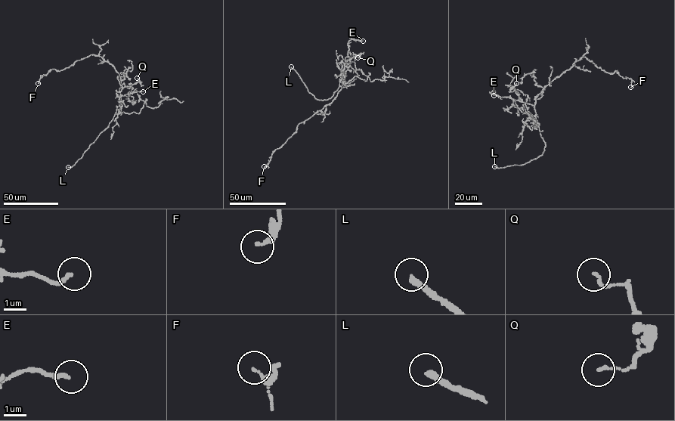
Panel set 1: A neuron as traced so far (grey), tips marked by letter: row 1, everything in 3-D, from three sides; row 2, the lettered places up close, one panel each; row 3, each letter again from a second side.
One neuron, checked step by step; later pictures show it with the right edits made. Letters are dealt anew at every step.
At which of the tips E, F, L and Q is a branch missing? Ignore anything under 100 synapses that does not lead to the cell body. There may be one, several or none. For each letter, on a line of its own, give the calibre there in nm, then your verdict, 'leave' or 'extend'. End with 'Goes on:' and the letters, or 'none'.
E: 170 nm thick; leave
F: 170 nm thick; leave
L: 280 nm thick; extend
Q: 110 nm thick; leave
Goes on: L

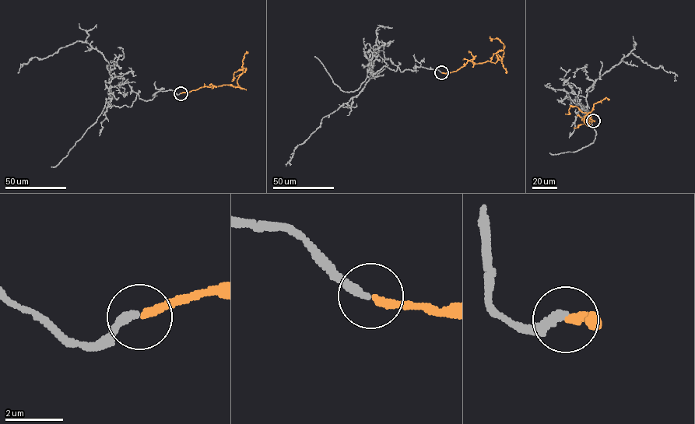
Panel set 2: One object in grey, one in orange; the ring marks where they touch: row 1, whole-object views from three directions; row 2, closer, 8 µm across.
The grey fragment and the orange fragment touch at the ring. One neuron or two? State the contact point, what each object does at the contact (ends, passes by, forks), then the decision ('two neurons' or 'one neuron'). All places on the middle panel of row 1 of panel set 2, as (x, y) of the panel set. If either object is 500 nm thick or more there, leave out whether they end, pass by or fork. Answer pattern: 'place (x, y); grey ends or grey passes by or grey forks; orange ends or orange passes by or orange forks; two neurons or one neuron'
place (441, 72); grey ends; orange ends; one neuron

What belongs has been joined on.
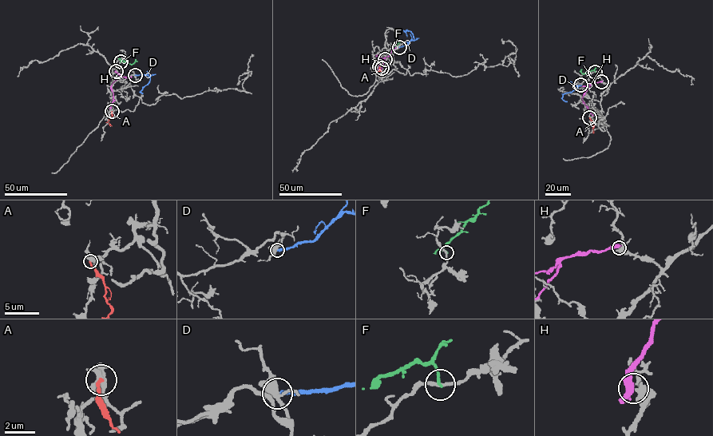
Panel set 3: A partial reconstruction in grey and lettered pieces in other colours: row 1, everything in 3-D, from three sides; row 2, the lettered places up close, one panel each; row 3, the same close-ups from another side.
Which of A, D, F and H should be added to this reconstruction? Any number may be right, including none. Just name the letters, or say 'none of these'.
none of these

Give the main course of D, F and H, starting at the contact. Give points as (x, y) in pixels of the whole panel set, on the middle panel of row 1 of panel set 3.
D: (399, 47), (413, 39), (409, 31), (404, 31), (407, 36)
F: (386, 59), (398, 44)
H: (382, 68), (385, 58), (376, 56), (378, 54), (378, 70)

